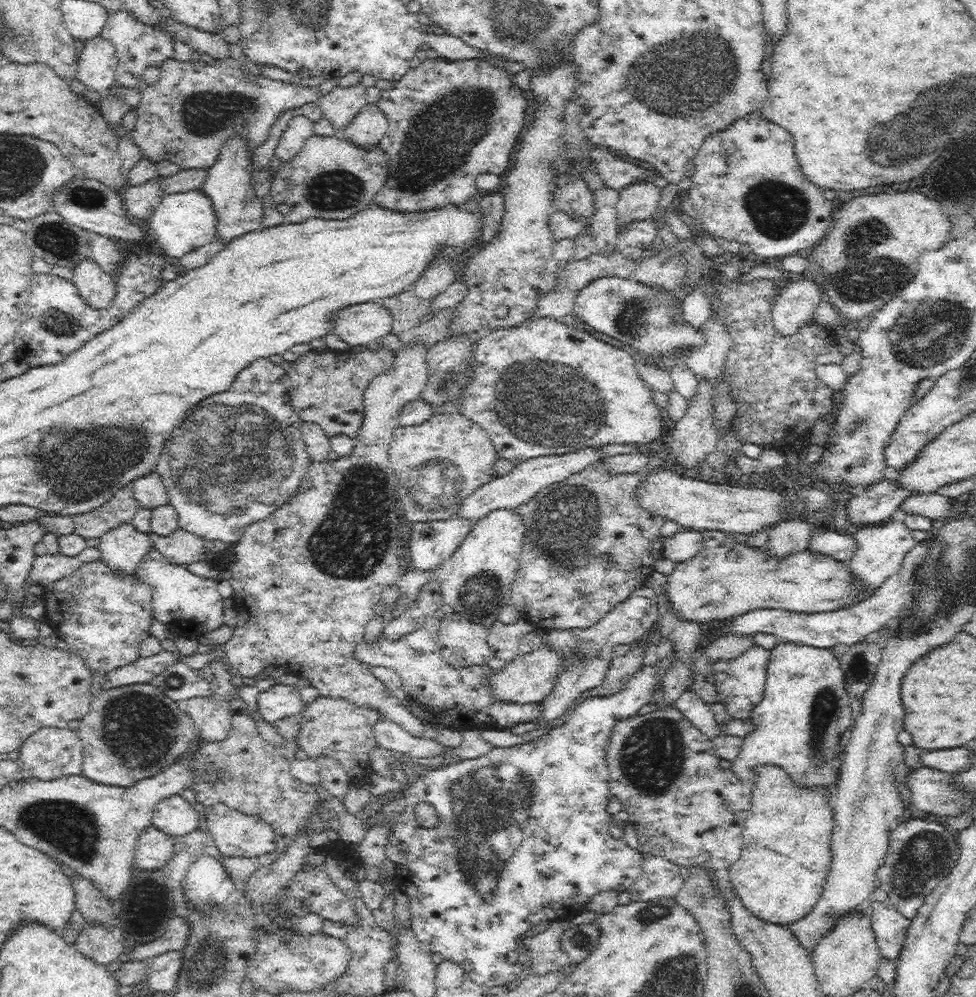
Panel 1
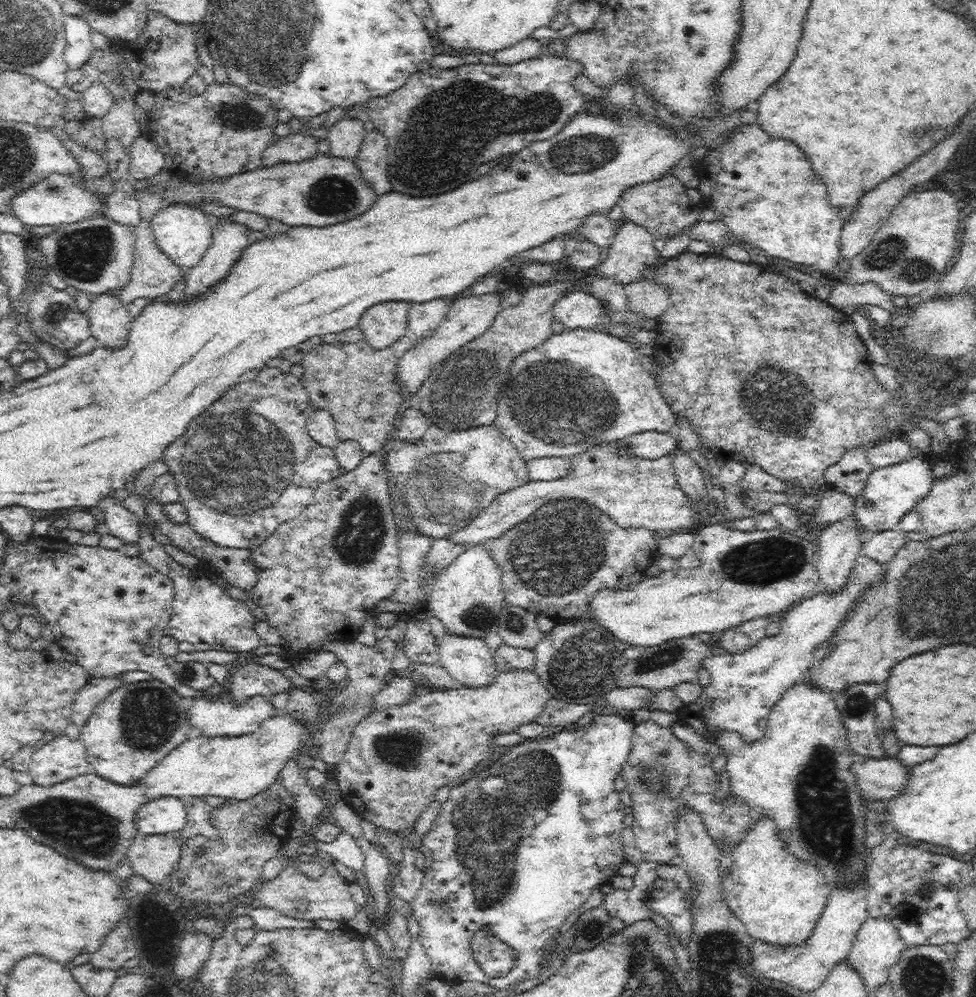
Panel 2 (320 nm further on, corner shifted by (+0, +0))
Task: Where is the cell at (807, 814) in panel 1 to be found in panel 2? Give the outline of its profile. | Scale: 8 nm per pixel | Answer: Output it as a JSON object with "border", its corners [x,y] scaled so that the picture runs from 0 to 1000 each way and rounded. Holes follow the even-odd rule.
{"border":[[[783,814],[772,823],[763,842],[740,857],[739,878],[743,906],[761,924],[766,937],[773,942],[787,943],[791,947],[820,947],[830,939],[847,905],[851,887],[848,887],[846,879],[836,871],[836,867],[824,865],[809,851],[810,848],[801,840],[798,826]]]}

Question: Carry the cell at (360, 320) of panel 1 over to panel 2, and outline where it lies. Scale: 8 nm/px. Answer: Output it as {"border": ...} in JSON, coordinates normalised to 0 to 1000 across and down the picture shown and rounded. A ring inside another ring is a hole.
{"border":[[[398,302],[377,309],[366,326],[373,343],[389,351],[414,338],[419,307],[417,303]]]}

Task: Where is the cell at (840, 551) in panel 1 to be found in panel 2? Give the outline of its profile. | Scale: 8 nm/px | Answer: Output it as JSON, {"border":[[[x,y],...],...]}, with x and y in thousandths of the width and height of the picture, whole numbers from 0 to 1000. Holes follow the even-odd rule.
{"border":[[[919,530],[892,534],[881,547],[880,556],[889,562],[911,564],[927,543],[926,534]]]}

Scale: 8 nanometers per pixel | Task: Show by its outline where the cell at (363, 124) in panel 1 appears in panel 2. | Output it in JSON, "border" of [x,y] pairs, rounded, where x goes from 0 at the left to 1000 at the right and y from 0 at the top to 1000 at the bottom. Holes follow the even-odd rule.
{"border":[[[382,128],[373,132],[369,148],[363,156],[363,164],[387,195],[400,191],[397,180],[397,148],[397,136]]]}

